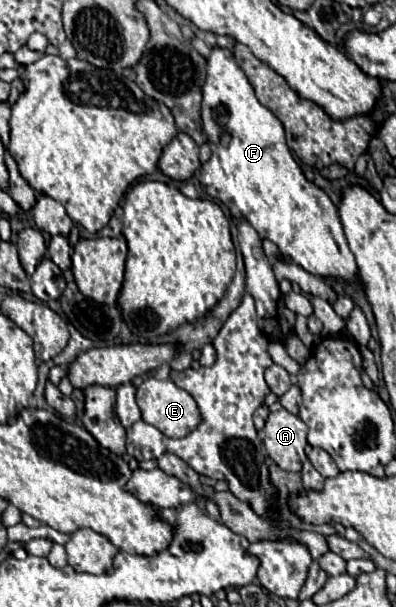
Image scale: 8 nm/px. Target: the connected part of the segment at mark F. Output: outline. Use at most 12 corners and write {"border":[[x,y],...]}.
{"border":[[234,48],[206,59],[196,171],[312,275],[356,281],[338,209],[304,179]]}

